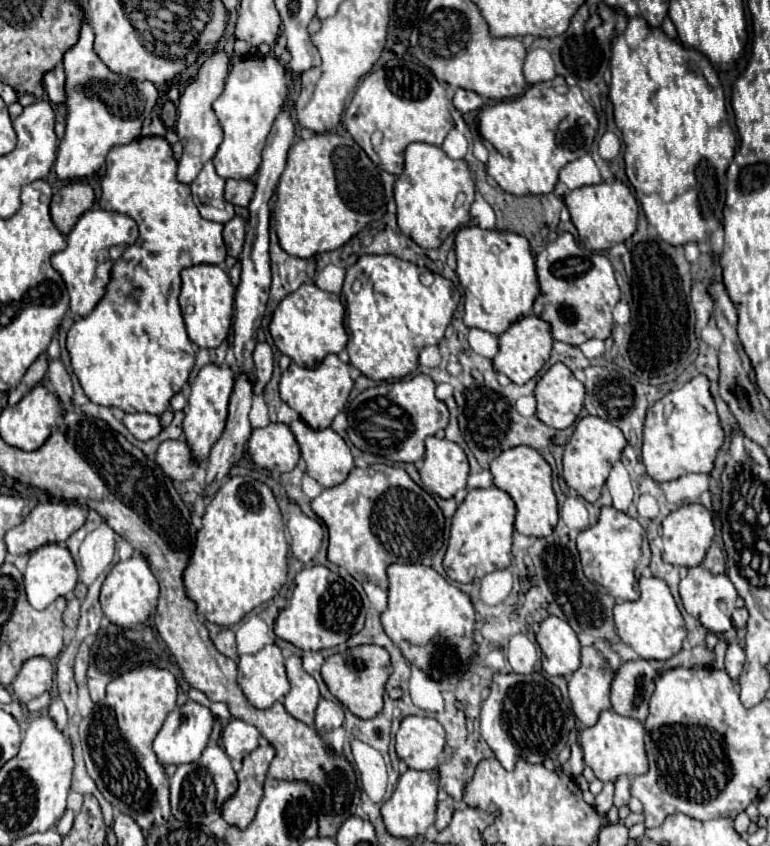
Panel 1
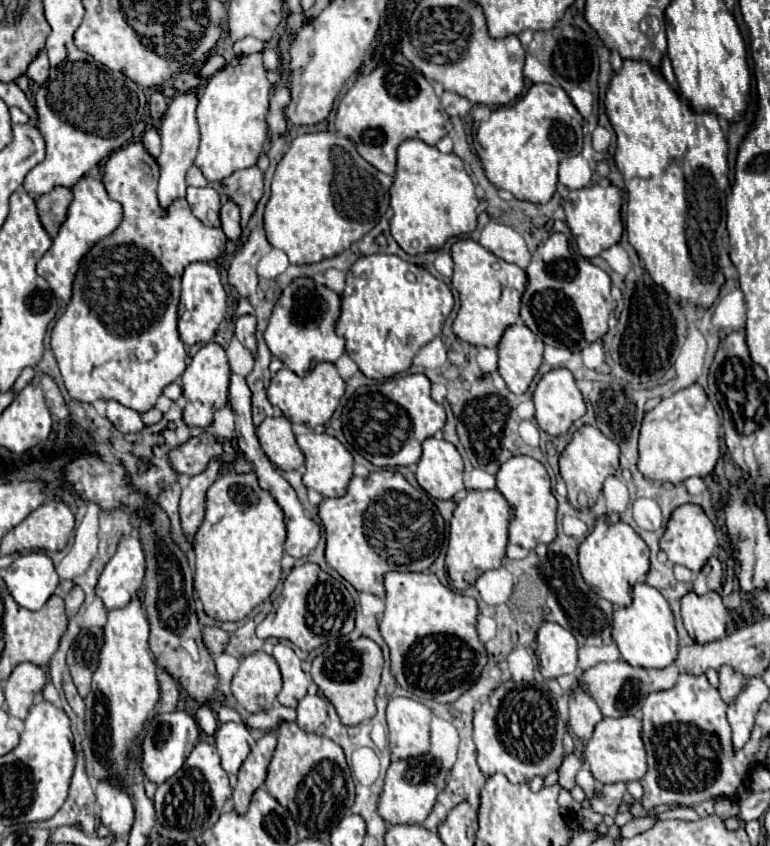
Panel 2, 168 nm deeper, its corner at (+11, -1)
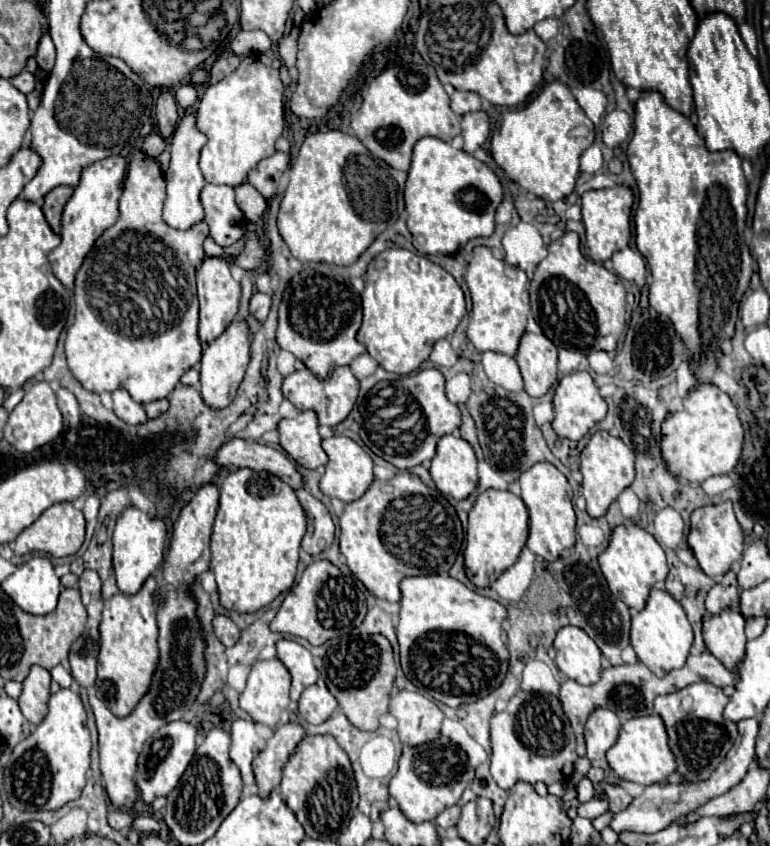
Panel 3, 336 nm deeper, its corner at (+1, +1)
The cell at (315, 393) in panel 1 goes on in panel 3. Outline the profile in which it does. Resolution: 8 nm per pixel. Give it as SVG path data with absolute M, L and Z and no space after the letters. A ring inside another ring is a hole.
M337 367L333 371L333 375L323 381L319 381L309 369L303 369L303 371L295 371L289 377L285 377L285 383L283 383L283 395L299 411L313 409L319 417L319 425L329 425L329 427L335 427L347 419L347 415L351 413L351 409L357 401L357 393L359 393L359 381L355 379L355 375L351 373L349 367Z

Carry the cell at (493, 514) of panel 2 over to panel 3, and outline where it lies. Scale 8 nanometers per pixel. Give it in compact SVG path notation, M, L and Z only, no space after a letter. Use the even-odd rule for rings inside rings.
M487 489L483 491L471 513L469 513L469 529L467 529L467 549L465 549L465 567L469 571L471 581L485 589L489 587L507 567L511 567L527 541L529 515L521 497L511 491Z

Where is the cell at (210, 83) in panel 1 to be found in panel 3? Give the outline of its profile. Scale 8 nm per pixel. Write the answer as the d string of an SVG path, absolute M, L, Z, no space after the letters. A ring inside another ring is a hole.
M185 115L171 139L171 165L169 171L165 173L167 179L167 199L165 199L165 207L163 207L163 221L179 231L187 231L191 229L195 223L203 221L203 207L199 201L199 193L205 185L203 173L199 169L199 151L201 147L207 143L207 137L197 131L195 127L195 115Z

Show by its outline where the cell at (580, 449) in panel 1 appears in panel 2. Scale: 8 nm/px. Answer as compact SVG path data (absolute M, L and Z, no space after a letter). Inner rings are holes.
M581 425L573 433L569 445L559 455L559 471L561 471L561 477L563 477L567 491L569 491L569 503L575 509L581 509L577 497L579 497L579 493L585 493L587 495L587 507L591 507L601 493L603 481L609 475L613 475L617 471L617 467L619 467L619 445L615 441L611 441L609 437L605 437L593 425Z

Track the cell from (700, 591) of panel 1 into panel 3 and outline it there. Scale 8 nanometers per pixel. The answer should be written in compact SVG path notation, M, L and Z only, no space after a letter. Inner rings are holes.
M725 609L719 615L707 615L703 621L703 639L711 655L715 655L729 671L739 677L737 665L745 657L745 617Z

